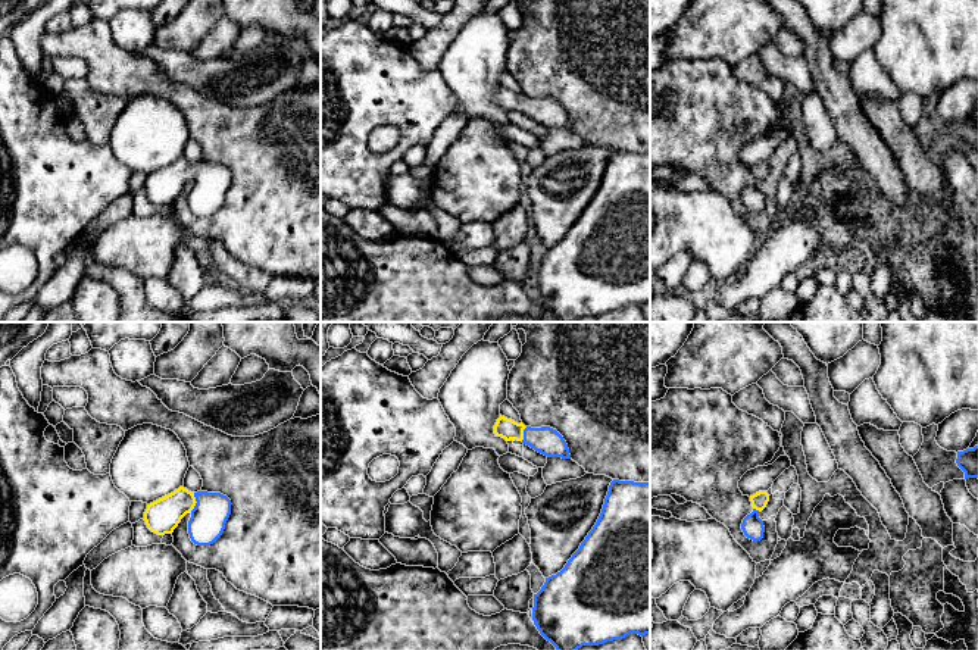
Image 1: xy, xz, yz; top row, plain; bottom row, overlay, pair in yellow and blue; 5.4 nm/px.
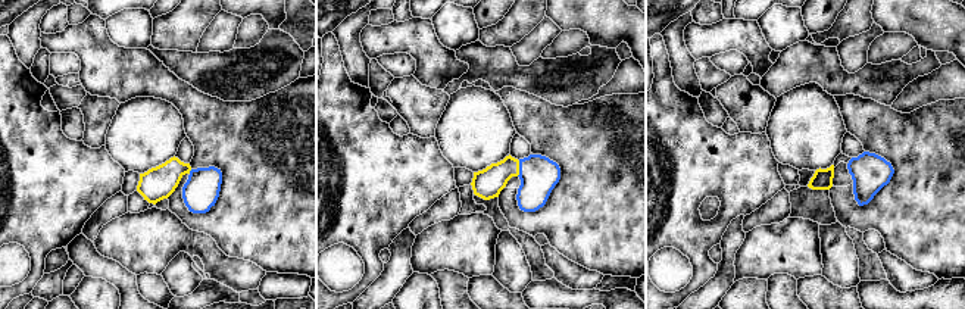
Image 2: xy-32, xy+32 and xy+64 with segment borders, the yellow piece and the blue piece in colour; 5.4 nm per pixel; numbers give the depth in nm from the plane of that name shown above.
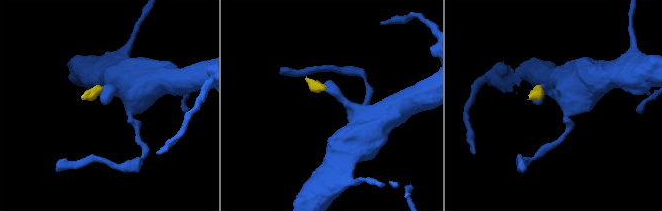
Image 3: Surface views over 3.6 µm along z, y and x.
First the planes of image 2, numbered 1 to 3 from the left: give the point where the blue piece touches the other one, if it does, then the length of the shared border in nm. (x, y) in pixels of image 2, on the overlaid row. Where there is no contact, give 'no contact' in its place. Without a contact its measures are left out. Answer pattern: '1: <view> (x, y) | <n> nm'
1: xy-32 (190, 169) | 30 nm
2: xy+32 (518, 168) | 90 nm
3: no contact

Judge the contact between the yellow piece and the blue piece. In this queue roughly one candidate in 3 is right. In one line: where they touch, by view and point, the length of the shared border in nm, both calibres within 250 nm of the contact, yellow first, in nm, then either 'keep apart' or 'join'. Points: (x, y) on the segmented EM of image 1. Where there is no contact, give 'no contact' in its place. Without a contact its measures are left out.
meets yellow in xy at (196, 502); contact 110 nm long; 190 nm thick on the yellow side, 190 nm on the other; join

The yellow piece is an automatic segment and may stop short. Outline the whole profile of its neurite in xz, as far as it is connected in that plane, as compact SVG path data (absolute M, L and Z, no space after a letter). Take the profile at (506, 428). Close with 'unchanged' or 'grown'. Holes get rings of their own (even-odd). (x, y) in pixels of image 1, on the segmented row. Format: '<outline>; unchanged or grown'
M500 415L494 425L494 434L506 441L522 441L547 457L571 459L566 441L550 426L531 428Z; grown

